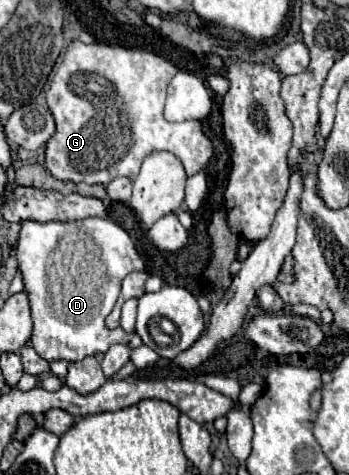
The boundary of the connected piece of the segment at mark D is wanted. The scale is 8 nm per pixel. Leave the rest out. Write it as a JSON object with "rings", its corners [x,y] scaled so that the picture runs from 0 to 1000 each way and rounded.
{"rings":[[[281,455],[126,472],[69,463],[46,543],[92,653],[92,733],[126,758],[218,762],[269,741],[298,745],[332,720],[367,724],[372,703],[298,686],[298,669],[338,632],[350,589],[384,568],[413,568],[413,547],[350,476]]]}

